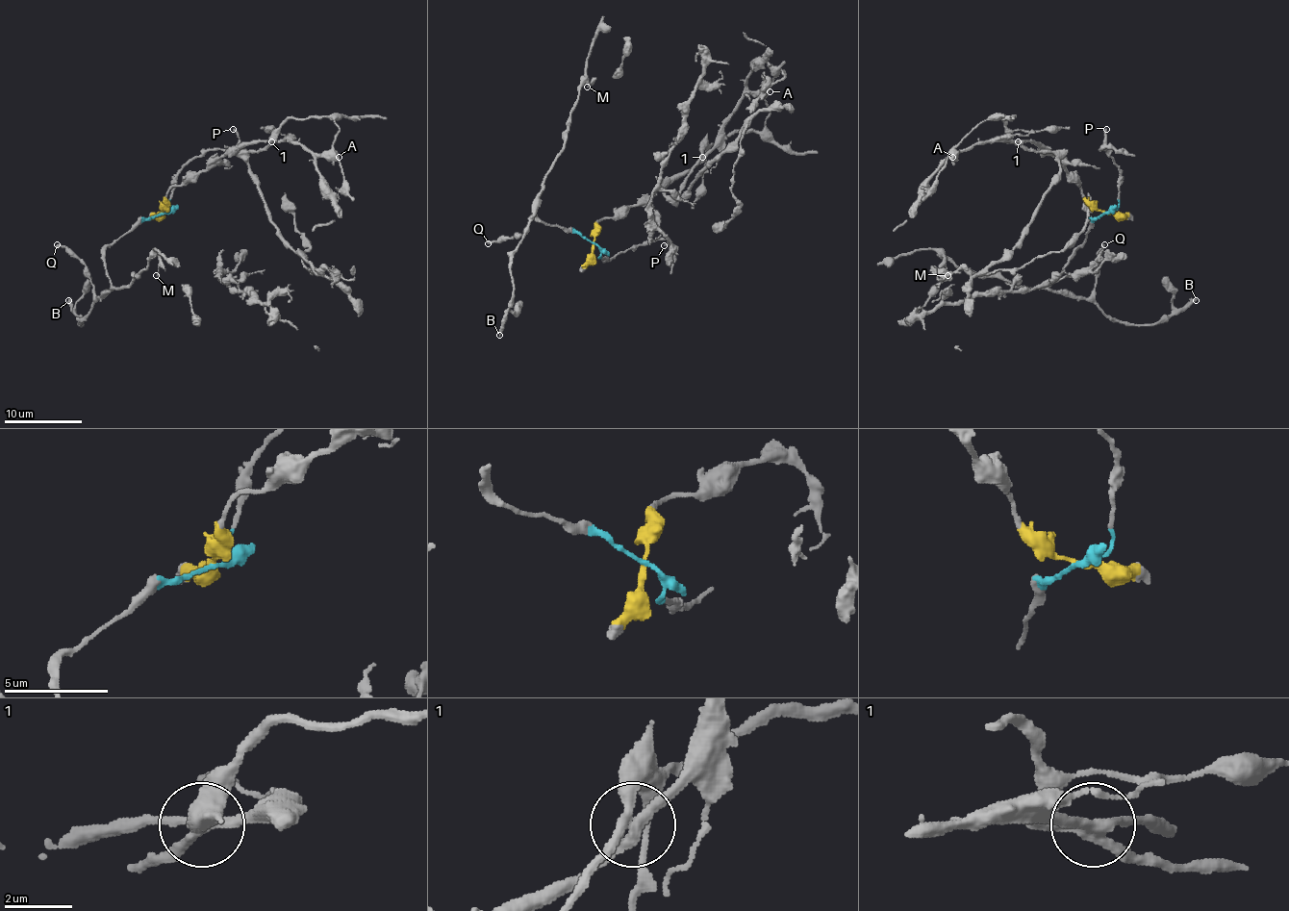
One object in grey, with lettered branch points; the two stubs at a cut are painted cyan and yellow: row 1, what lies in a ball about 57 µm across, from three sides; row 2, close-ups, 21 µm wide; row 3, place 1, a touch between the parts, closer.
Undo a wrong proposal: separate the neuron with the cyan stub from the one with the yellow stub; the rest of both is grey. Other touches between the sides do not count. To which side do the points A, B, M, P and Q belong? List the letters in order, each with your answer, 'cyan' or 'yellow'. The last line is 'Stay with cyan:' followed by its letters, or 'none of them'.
A: yellow
B: cyan
M: cyan
P: cyan
Q: cyan
Stay with cyan: B, M, P, Q

